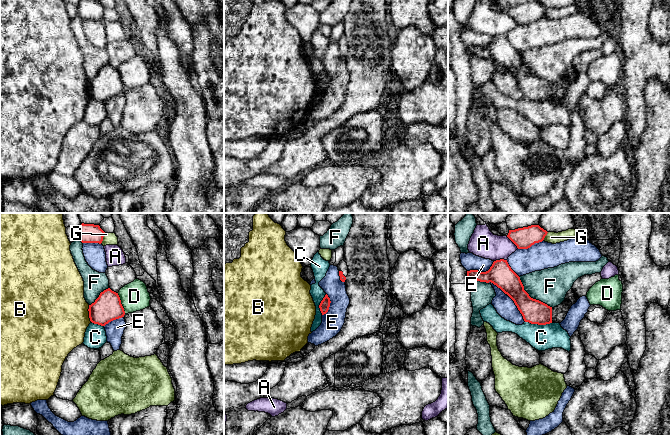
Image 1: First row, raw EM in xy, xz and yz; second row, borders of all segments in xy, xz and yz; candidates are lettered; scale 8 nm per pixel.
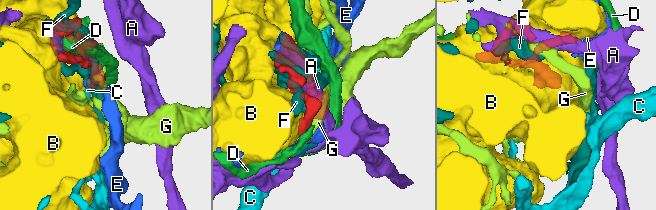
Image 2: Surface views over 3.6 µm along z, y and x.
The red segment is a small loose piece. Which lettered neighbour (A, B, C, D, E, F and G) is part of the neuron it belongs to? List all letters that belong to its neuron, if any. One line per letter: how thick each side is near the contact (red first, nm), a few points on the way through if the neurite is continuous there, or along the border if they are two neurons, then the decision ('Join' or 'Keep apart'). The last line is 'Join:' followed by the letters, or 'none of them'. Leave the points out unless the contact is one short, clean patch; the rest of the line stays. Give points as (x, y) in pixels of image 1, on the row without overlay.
A: Thickness 170 nm (red) against 220 nm. Keep apart
B: Thickness 220 nm (red) against 480 nm. Keep apart
C: Thickness 190 nm (red) against 200 nm. Boundary: yz (525, 97), (531, 100), (551, 99). Keep apart
D: Thickness 220 nm (red) against 220 nm. Keep apart
E: Thickness 190 nm (red) against 140 nm. Keep apart
F: Thickness 190 nm (red) against 280 nm. Keep apart
G: Thickness 160 nm (red) against 100 nm. Keep apart
Join: none of them

